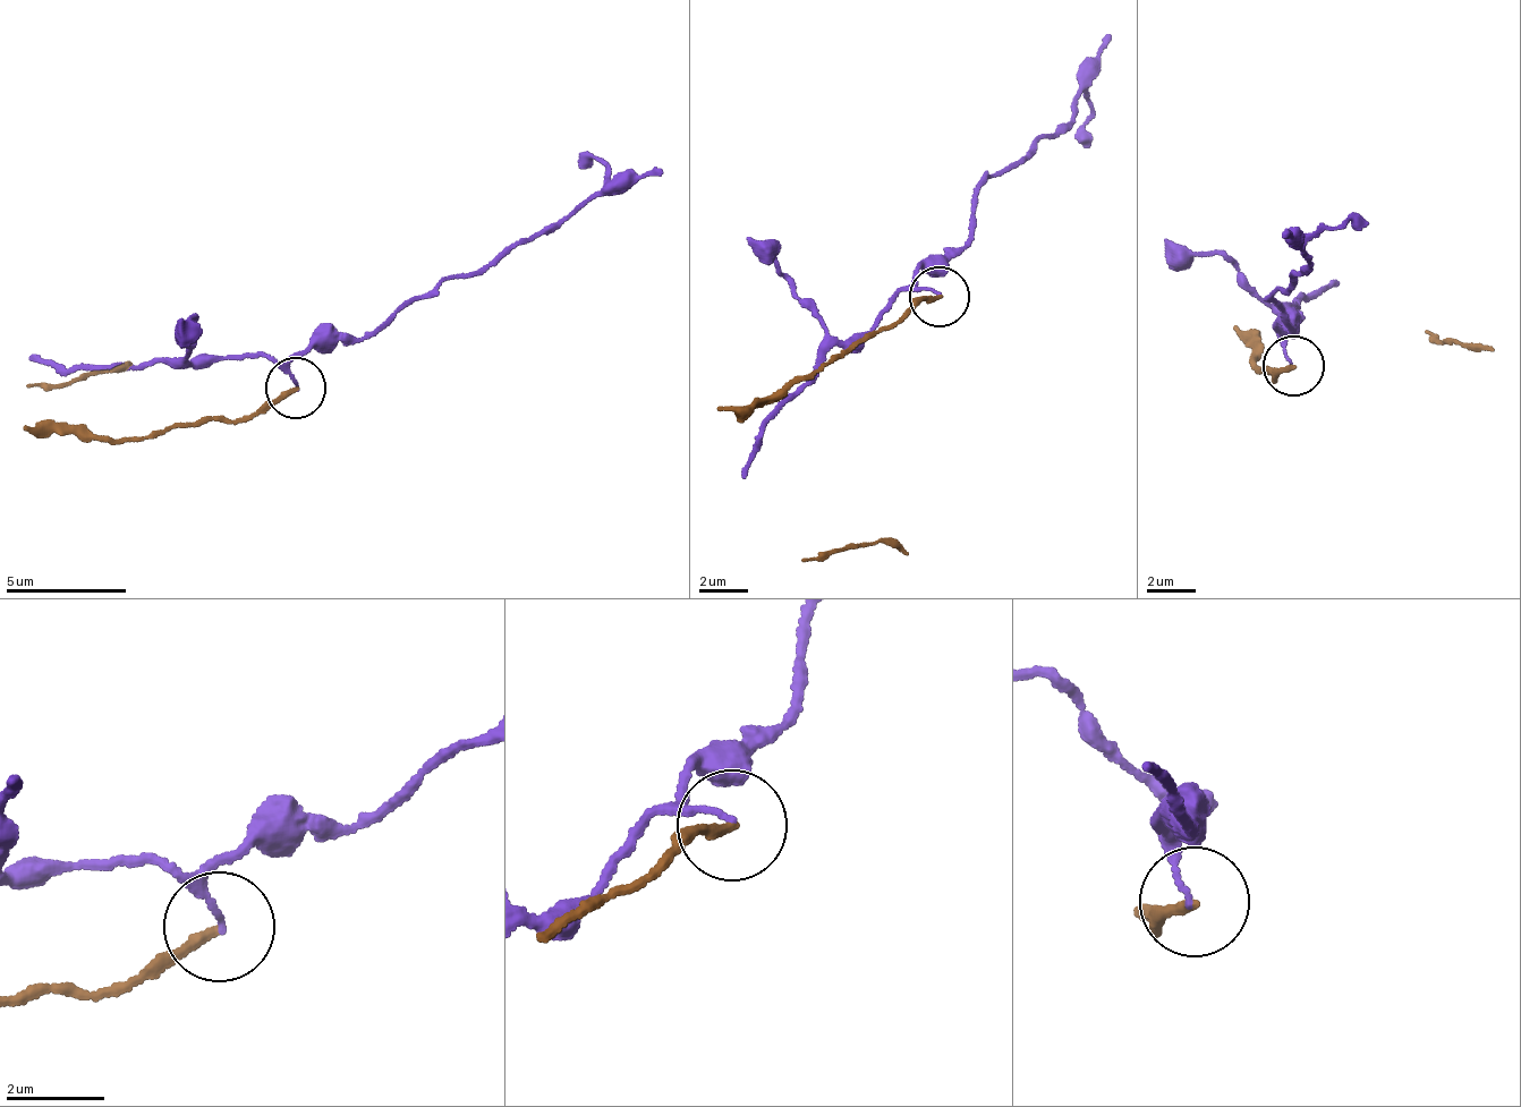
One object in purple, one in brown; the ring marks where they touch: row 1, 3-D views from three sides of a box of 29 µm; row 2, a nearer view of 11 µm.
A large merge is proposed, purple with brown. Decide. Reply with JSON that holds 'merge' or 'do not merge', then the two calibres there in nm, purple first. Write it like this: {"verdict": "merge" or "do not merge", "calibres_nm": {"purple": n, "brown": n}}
{"verdict": "do not merge", "calibres_nm": {"purple": 100, "brown": 200}}

